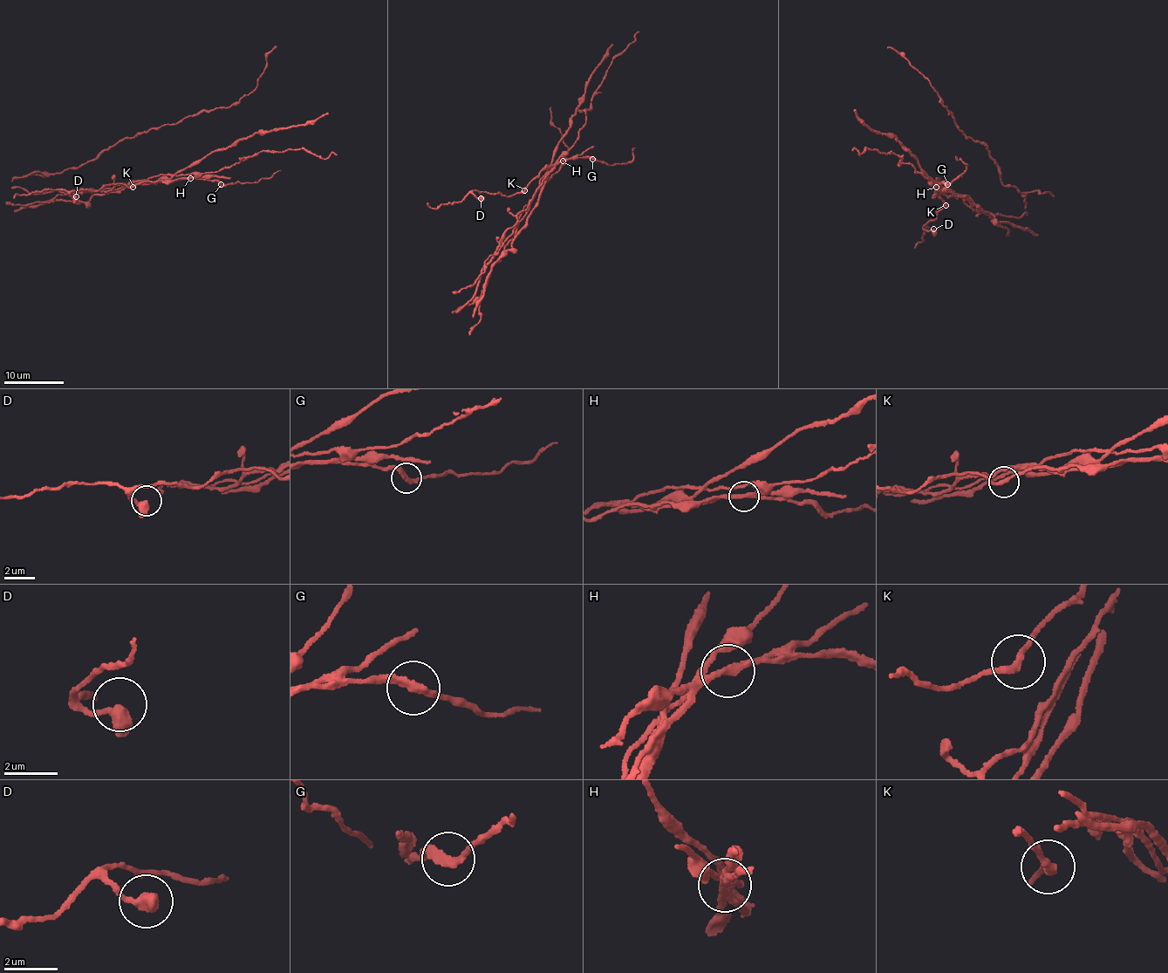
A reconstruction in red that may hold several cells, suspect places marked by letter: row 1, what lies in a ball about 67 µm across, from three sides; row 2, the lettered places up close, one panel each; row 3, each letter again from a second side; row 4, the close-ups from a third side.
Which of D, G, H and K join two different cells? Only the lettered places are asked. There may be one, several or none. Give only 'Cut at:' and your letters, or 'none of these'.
Cut at: H

